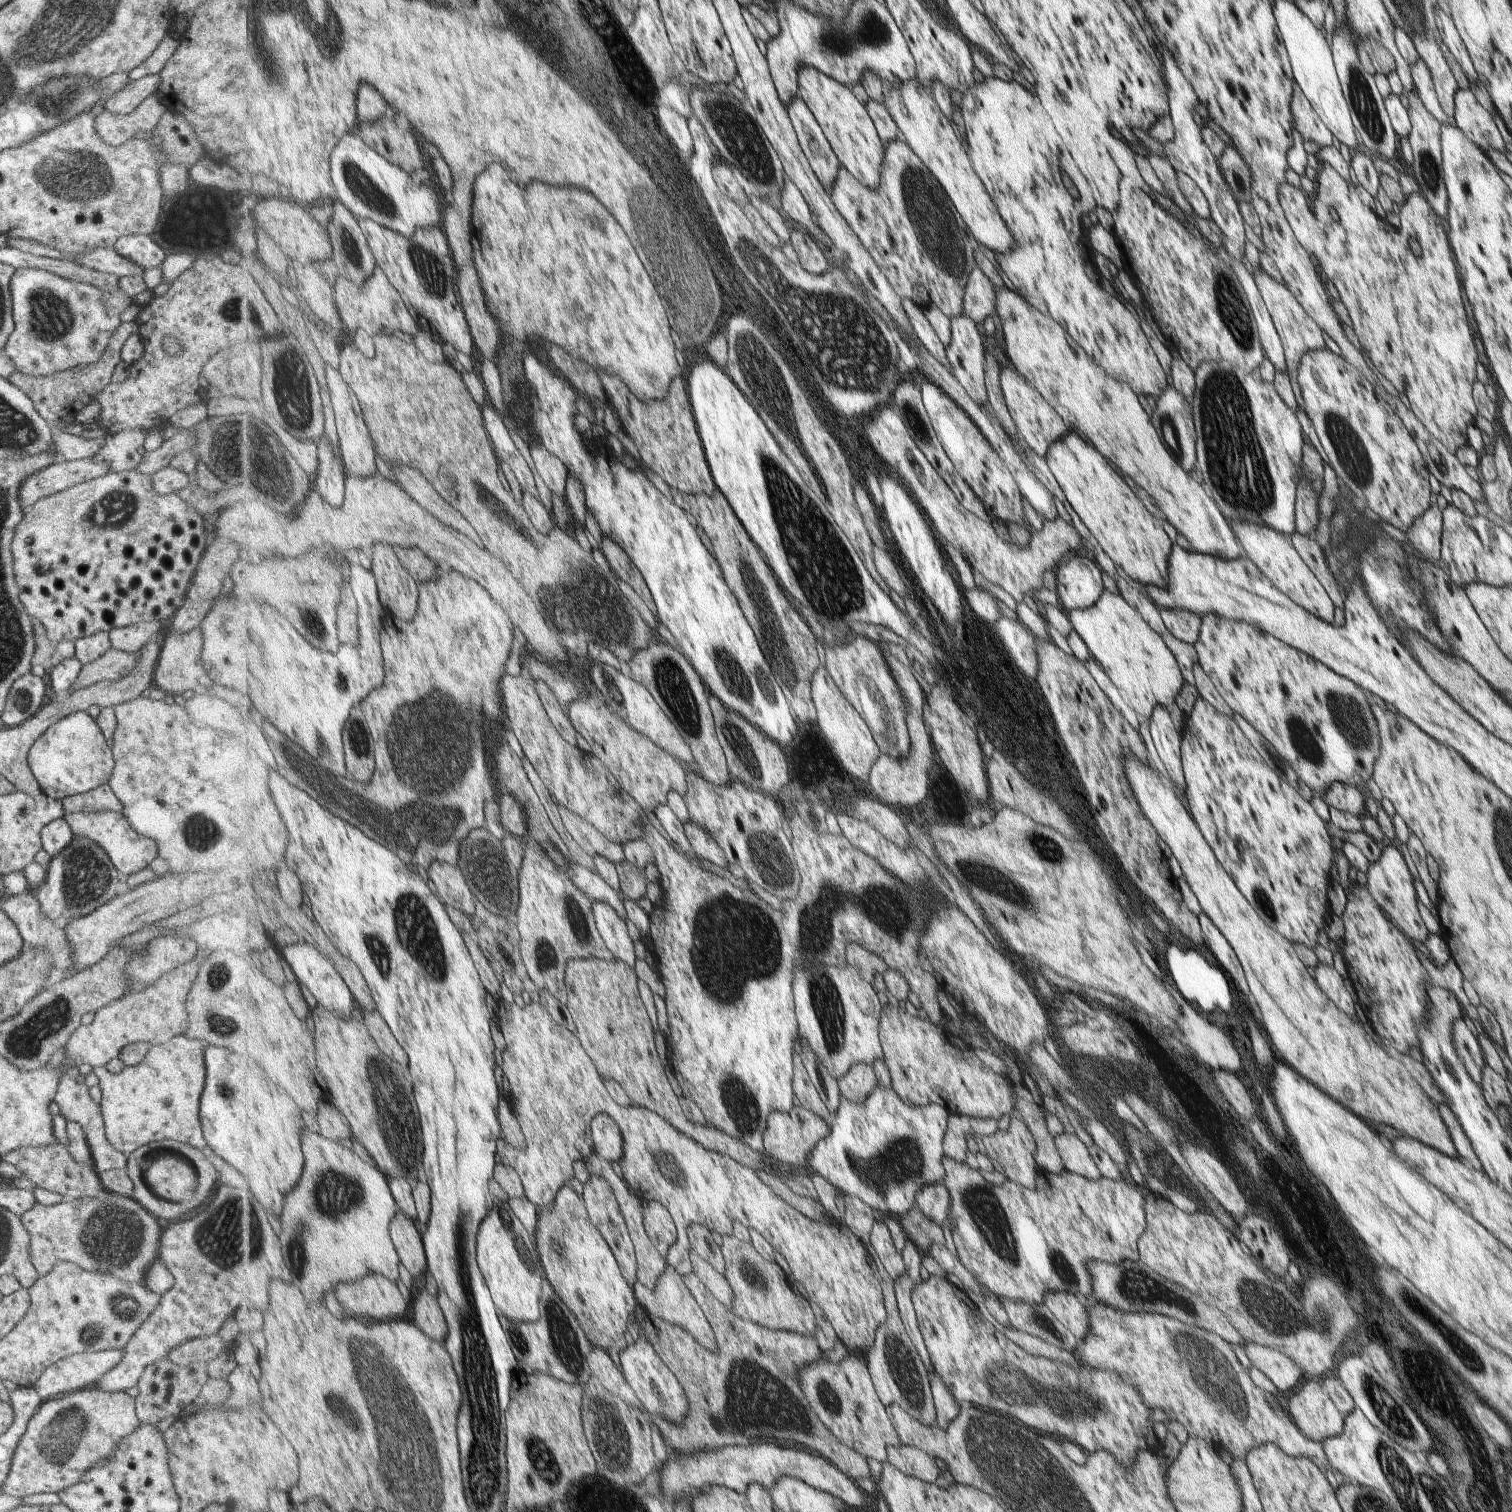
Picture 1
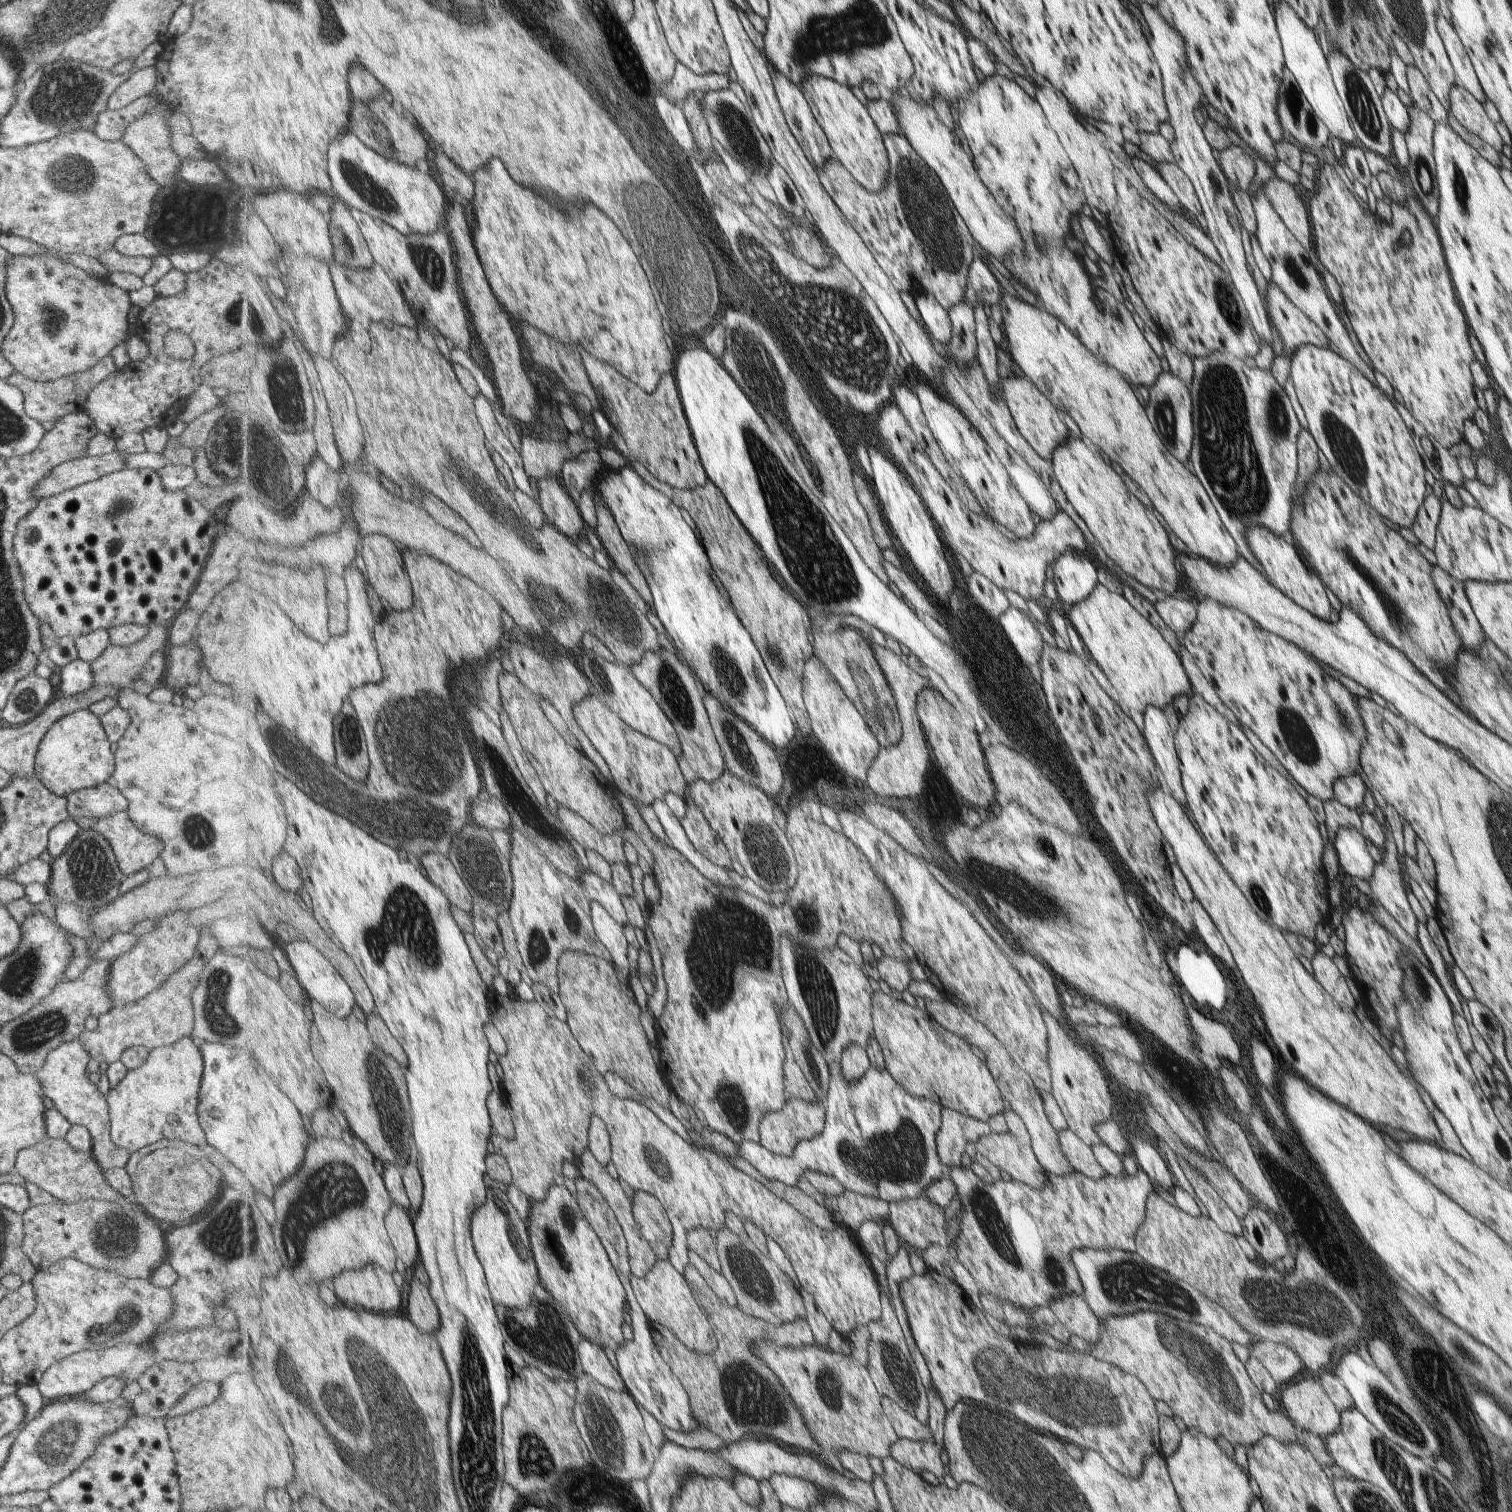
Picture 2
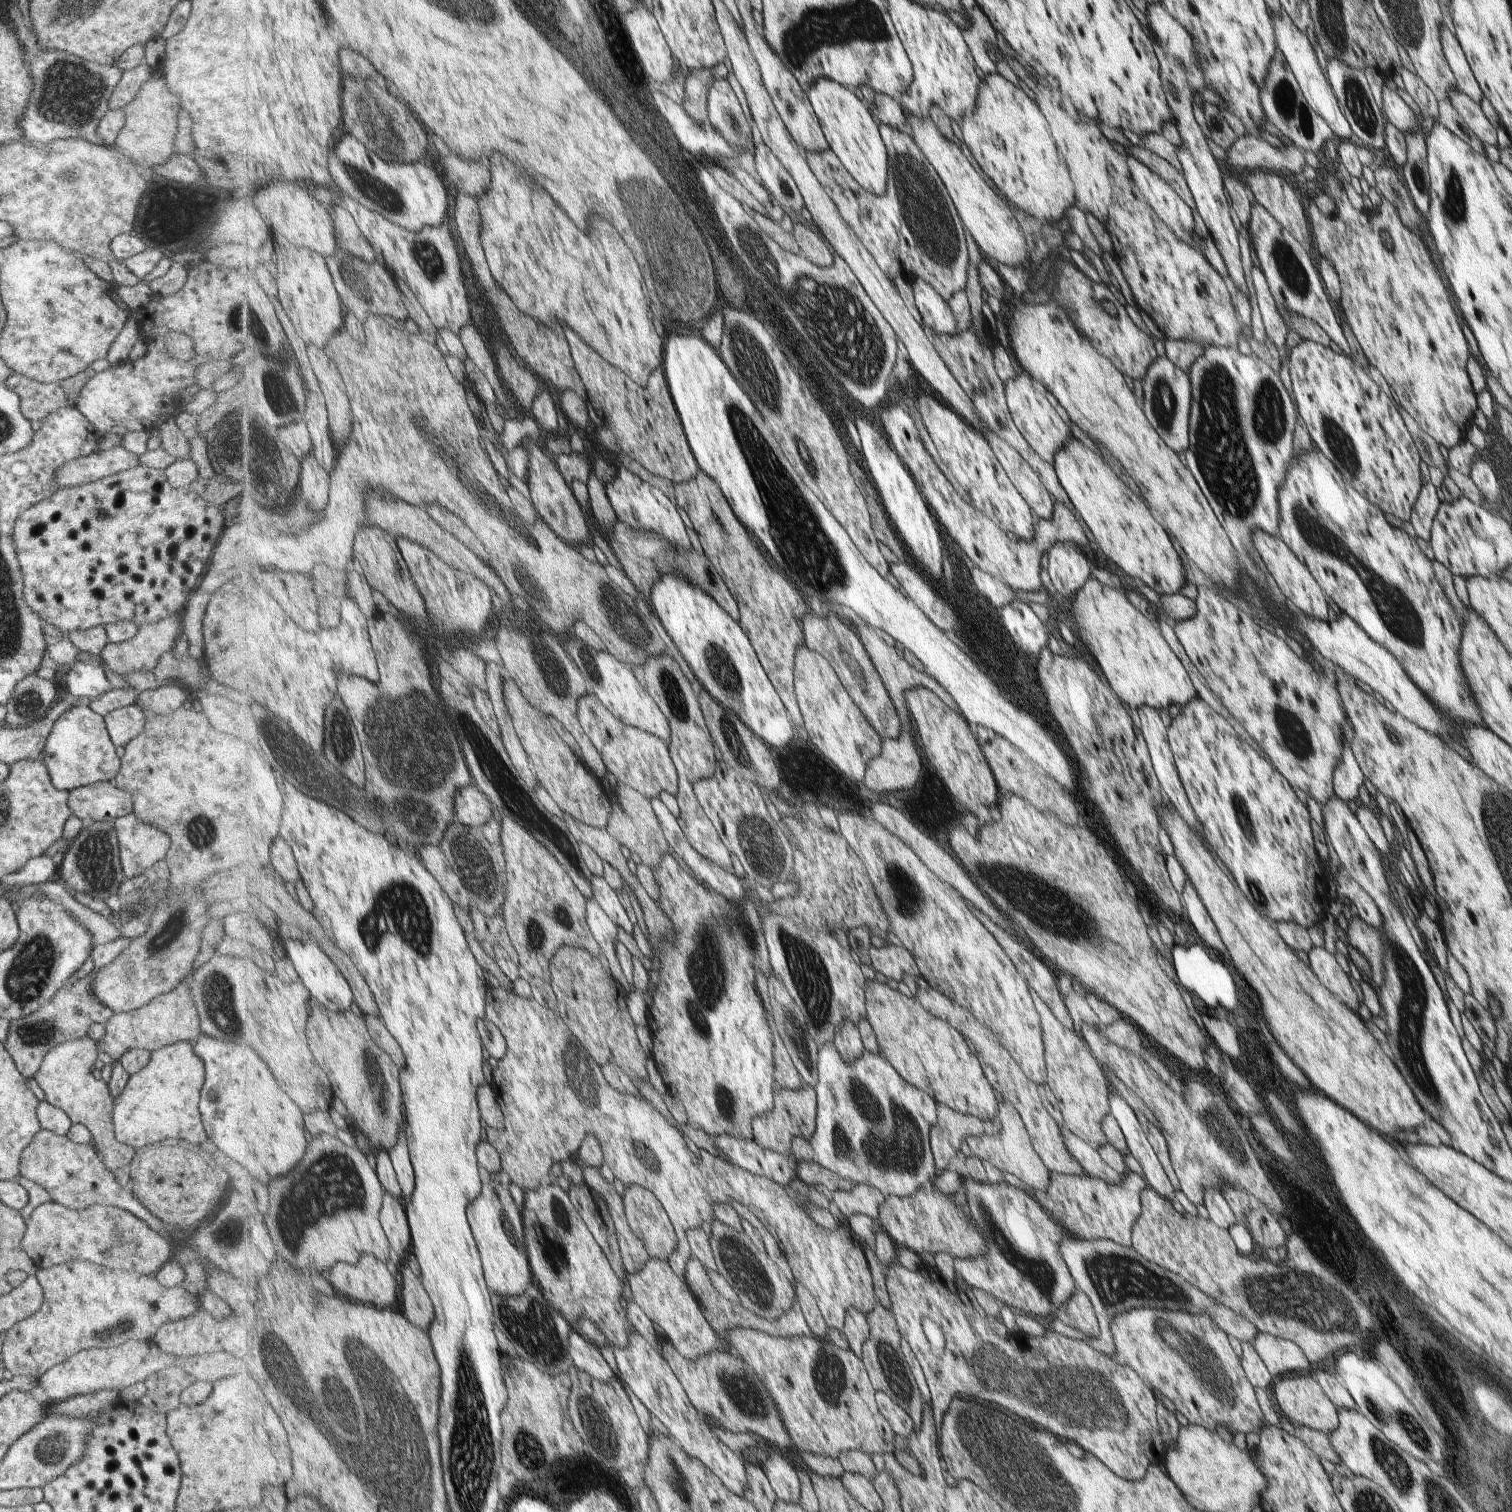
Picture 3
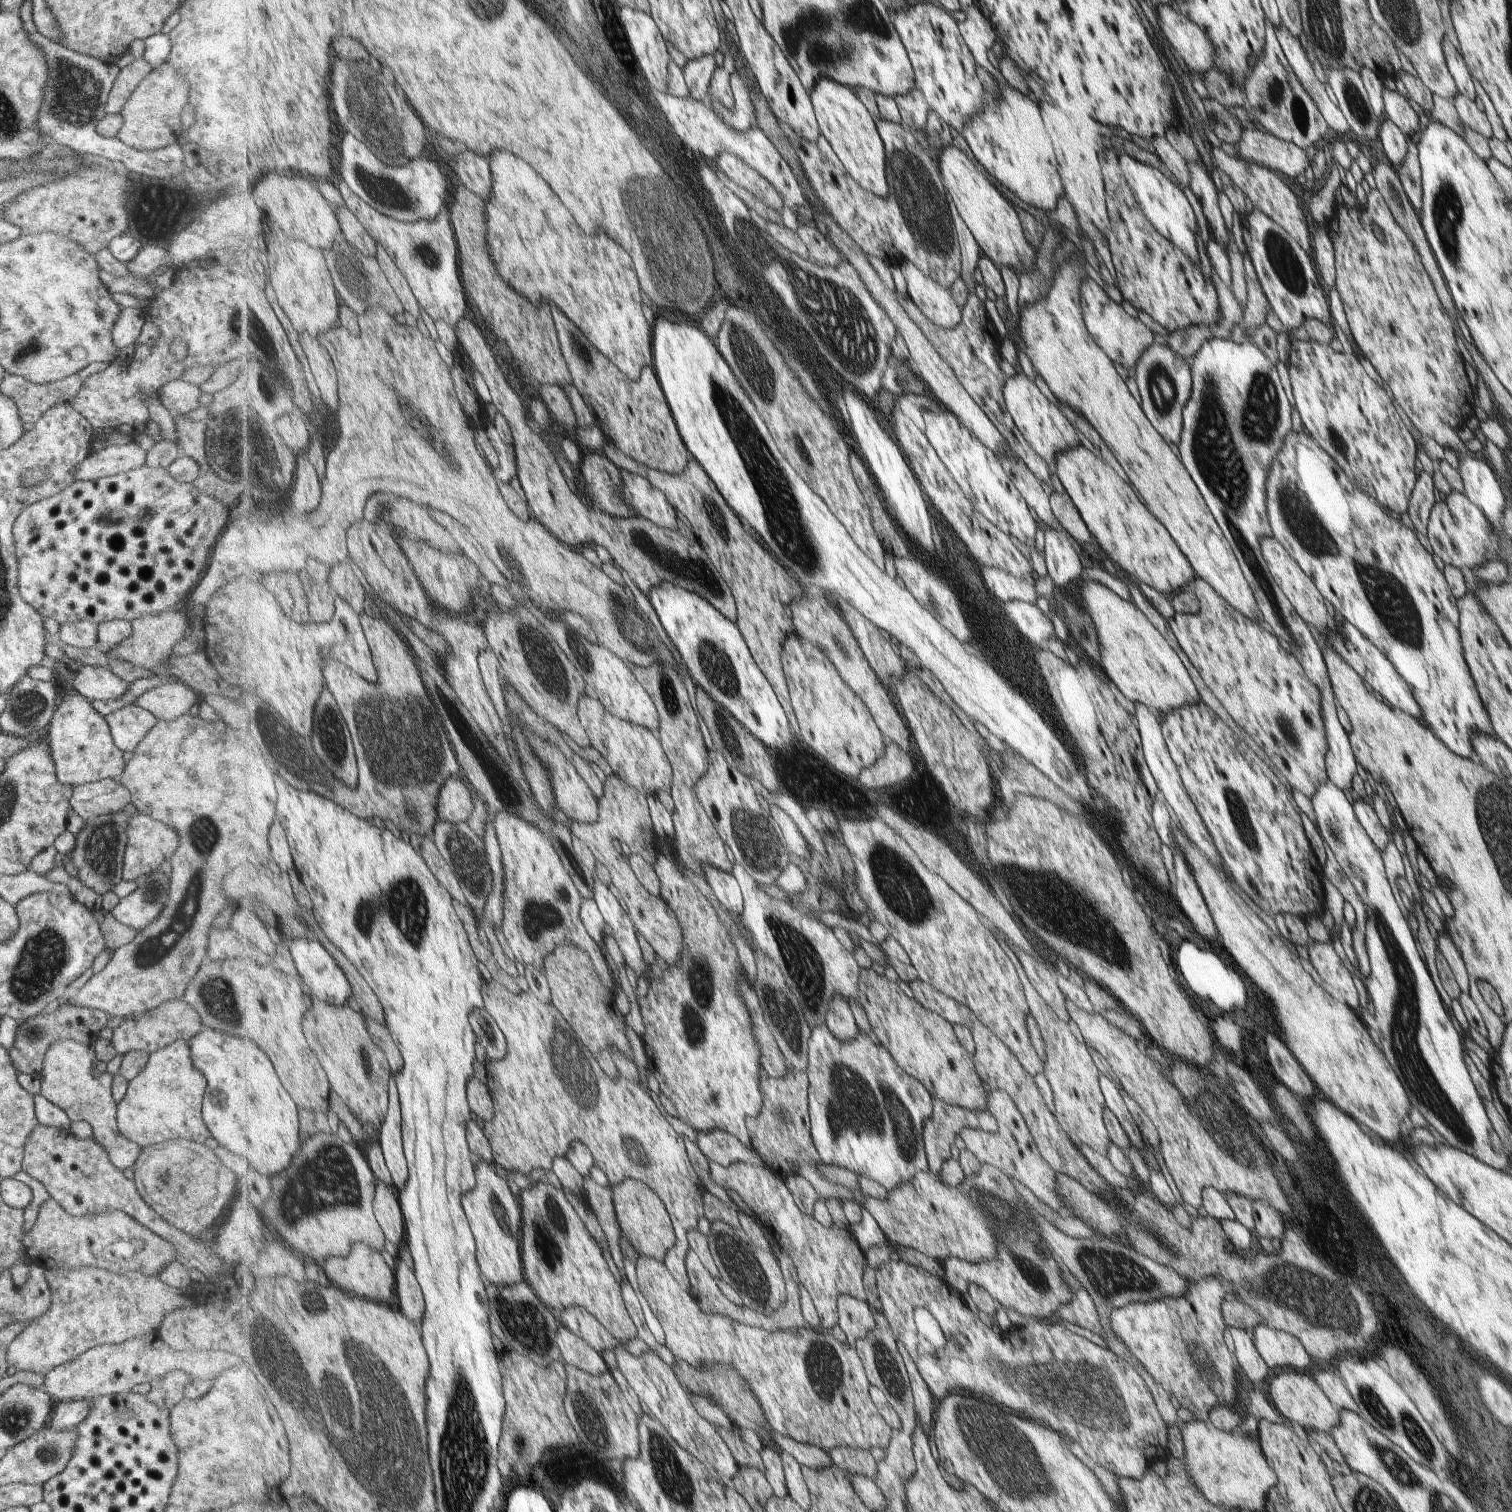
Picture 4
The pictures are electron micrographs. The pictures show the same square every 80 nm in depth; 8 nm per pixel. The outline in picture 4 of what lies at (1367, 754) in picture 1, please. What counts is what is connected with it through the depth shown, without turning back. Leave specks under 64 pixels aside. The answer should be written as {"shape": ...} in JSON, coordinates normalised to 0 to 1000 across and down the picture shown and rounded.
{"shape":[[[792,382],[788,384],[787,389],[790,391],[790,394],[792,396],[793,403],[792,406],[777,405],[775,409],[771,410],[774,418],[776,418],[778,423],[780,424],[781,429],[784,431],[784,434],[786,434],[786,437],[788,437],[790,440],[792,440],[792,442],[794,442],[796,451],[800,454],[800,456],[801,456],[804,462],[806,463],[813,474],[817,477],[817,479],[818,479],[821,483],[823,483],[829,489],[829,491],[835,496],[838,501],[841,503],[841,507],[851,516],[853,520],[855,521],[855,522],[859,522],[859,524],[864,526],[864,528],[868,527],[872,519],[876,518],[878,515],[878,507],[876,505],[876,500],[878,499],[878,489],[876,485],[876,472],[872,456],[865,449],[864,445],[862,444],[862,441],[860,437],[847,427],[845,422],[843,422],[843,419],[839,419],[838,417],[835,417],[834,414],[831,414],[830,411],[827,411],[827,409],[825,410],[825,409],[822,407],[822,405],[816,403],[810,395],[804,391],[802,387]]]}

